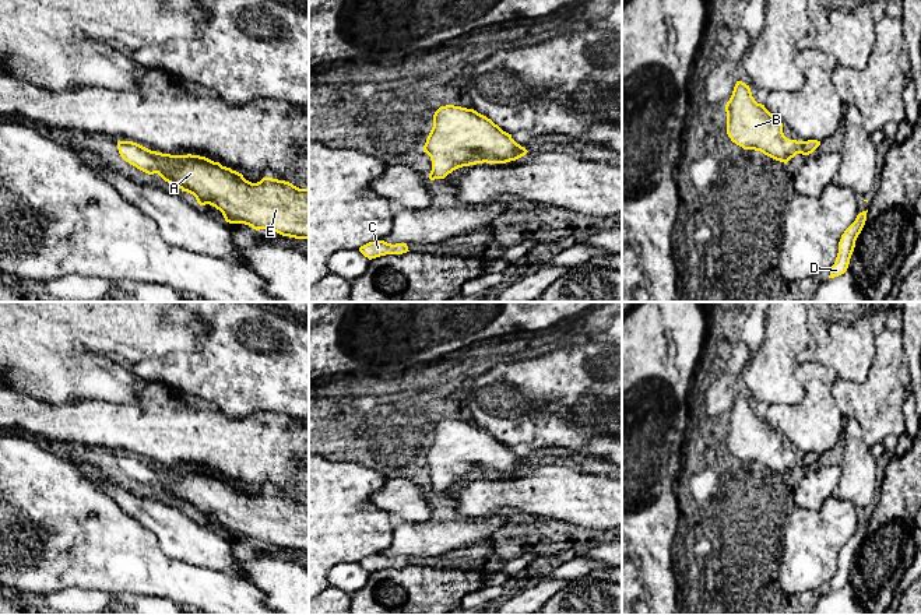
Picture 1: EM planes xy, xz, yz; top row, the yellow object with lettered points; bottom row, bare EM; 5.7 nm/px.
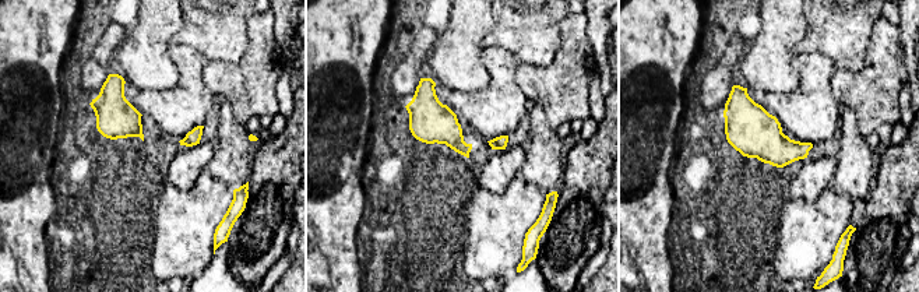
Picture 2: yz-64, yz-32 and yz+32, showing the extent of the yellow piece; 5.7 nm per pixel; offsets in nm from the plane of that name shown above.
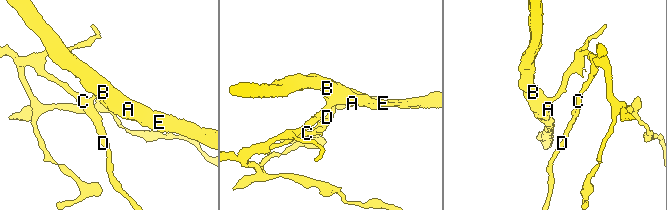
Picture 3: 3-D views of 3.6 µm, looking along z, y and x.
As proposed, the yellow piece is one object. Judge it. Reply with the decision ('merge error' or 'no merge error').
no merge error

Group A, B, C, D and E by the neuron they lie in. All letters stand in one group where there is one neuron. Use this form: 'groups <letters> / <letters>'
groups A B C D E

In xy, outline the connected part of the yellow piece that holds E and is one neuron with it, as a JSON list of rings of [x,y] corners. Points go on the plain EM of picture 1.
[[[117,454],[117,463],[120,470],[136,479],[137,482],[154,488],[158,486],[165,495],[179,500],[182,505],[193,507],[200,519],[210,517],[219,523],[229,537],[245,537],[253,542],[271,542],[282,549],[295,552],[309,552],[309,502],[299,502],[289,495],[278,493],[273,491],[263,491],[257,496],[252,496],[243,491],[242,486],[222,479],[219,475],[214,475],[200,468],[171,468],[157,464],[151,464],[133,454]]]

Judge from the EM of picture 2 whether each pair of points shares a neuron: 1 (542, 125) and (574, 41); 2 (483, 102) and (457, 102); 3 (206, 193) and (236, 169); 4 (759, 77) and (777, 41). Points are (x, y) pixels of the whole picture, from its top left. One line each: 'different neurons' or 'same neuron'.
1: different neurons
2: same neuron
3: different neurons
4: same neuron

